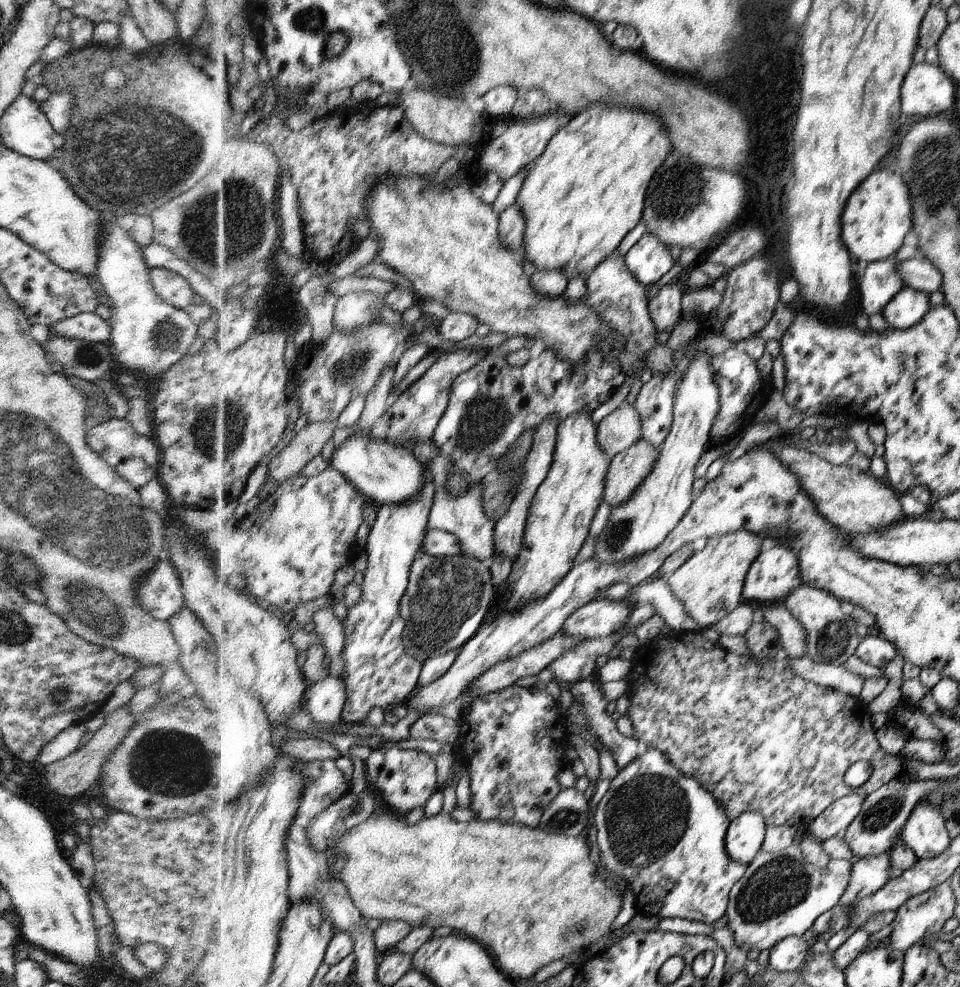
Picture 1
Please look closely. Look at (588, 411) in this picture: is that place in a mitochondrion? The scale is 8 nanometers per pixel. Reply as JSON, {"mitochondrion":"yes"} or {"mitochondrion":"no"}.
{"mitochondrion":"no"}

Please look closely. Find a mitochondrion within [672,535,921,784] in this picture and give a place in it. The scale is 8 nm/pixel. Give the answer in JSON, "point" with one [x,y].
{"point":[834,640]}

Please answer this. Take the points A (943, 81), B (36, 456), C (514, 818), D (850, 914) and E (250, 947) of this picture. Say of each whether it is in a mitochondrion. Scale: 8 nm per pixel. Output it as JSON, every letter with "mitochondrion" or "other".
{"A":"other","B":"mitochondrion","C":"other","D":"mitochondrion","E":"other"}

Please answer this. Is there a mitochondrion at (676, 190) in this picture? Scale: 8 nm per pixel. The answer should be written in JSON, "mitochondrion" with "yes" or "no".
{"mitochondrion":"yes"}

